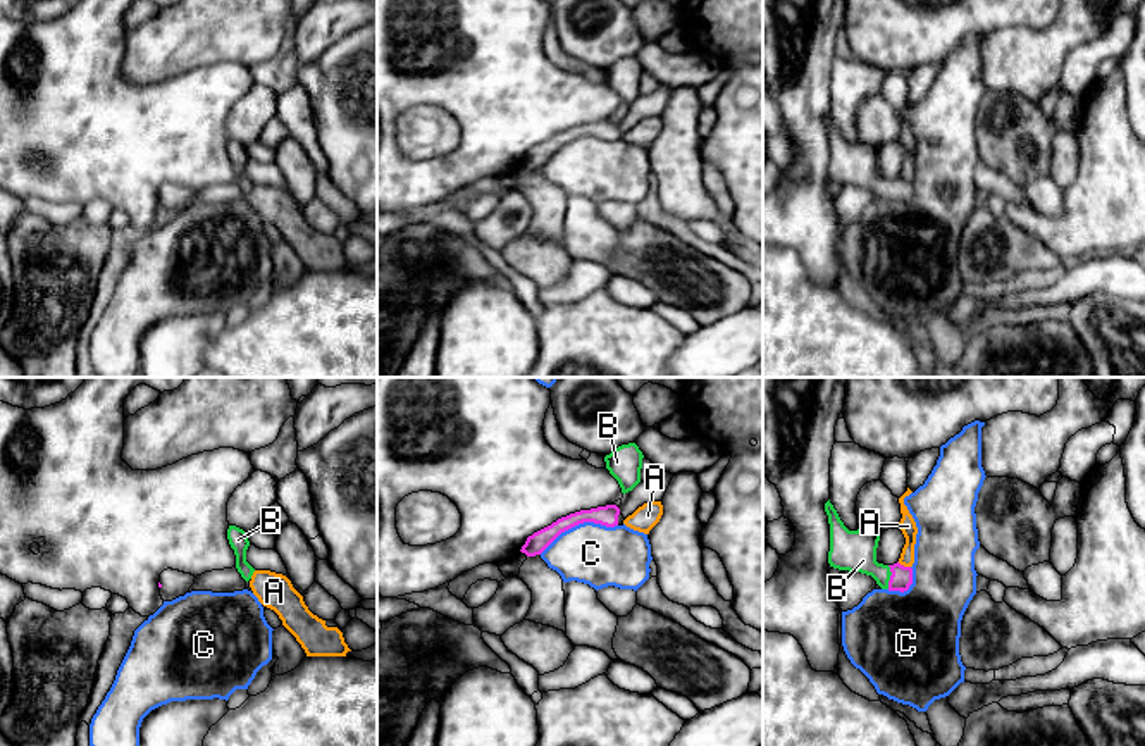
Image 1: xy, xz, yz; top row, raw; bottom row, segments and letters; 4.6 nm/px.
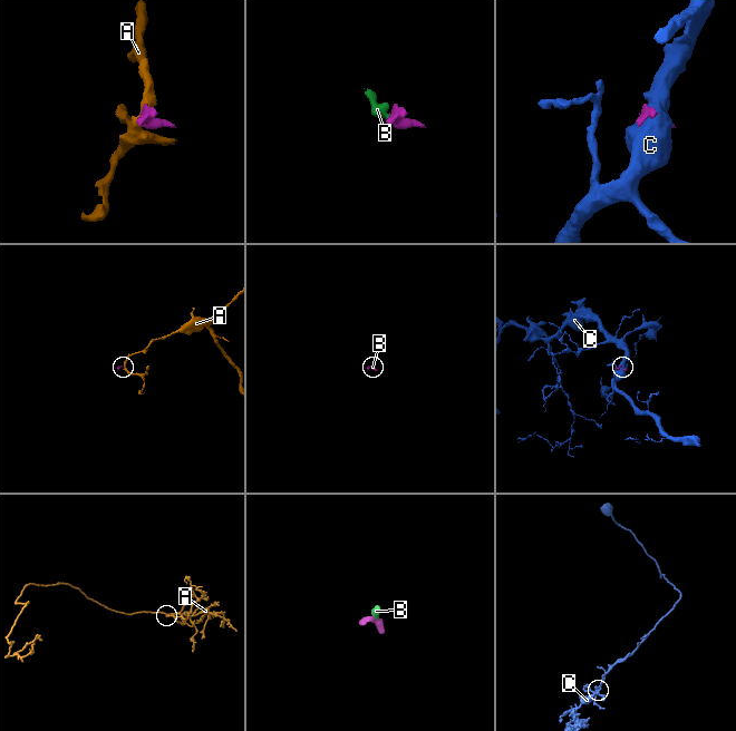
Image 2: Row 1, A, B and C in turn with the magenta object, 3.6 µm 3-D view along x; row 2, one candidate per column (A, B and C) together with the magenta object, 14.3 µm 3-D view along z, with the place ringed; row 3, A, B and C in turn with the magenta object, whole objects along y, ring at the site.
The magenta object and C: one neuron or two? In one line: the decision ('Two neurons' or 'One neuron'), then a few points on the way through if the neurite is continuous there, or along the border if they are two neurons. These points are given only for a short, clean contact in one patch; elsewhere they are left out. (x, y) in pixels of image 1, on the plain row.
Two neurons

